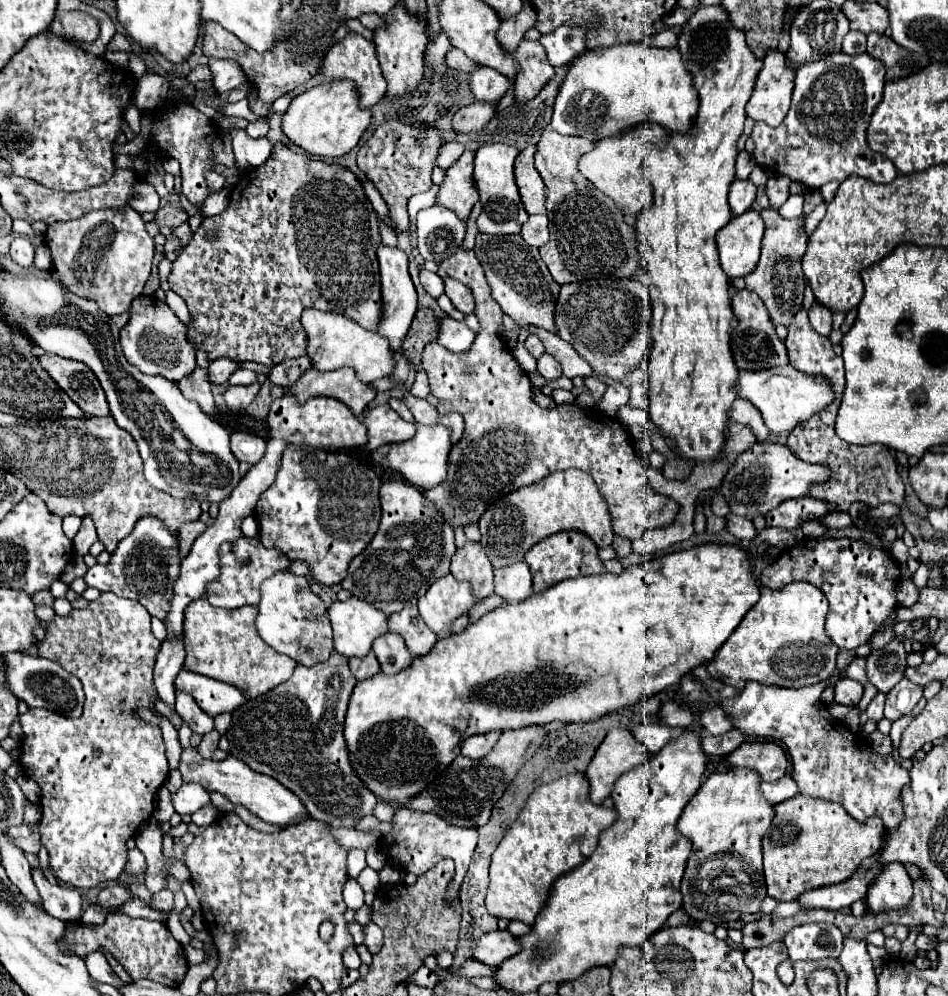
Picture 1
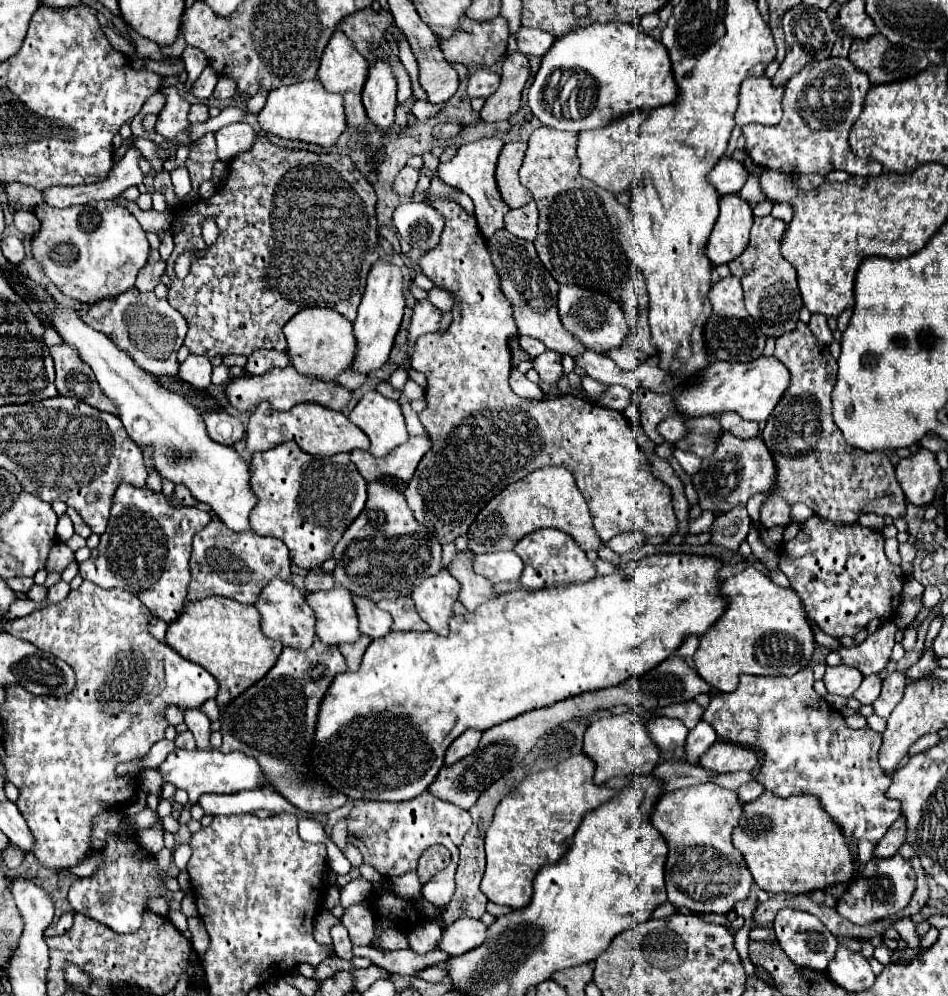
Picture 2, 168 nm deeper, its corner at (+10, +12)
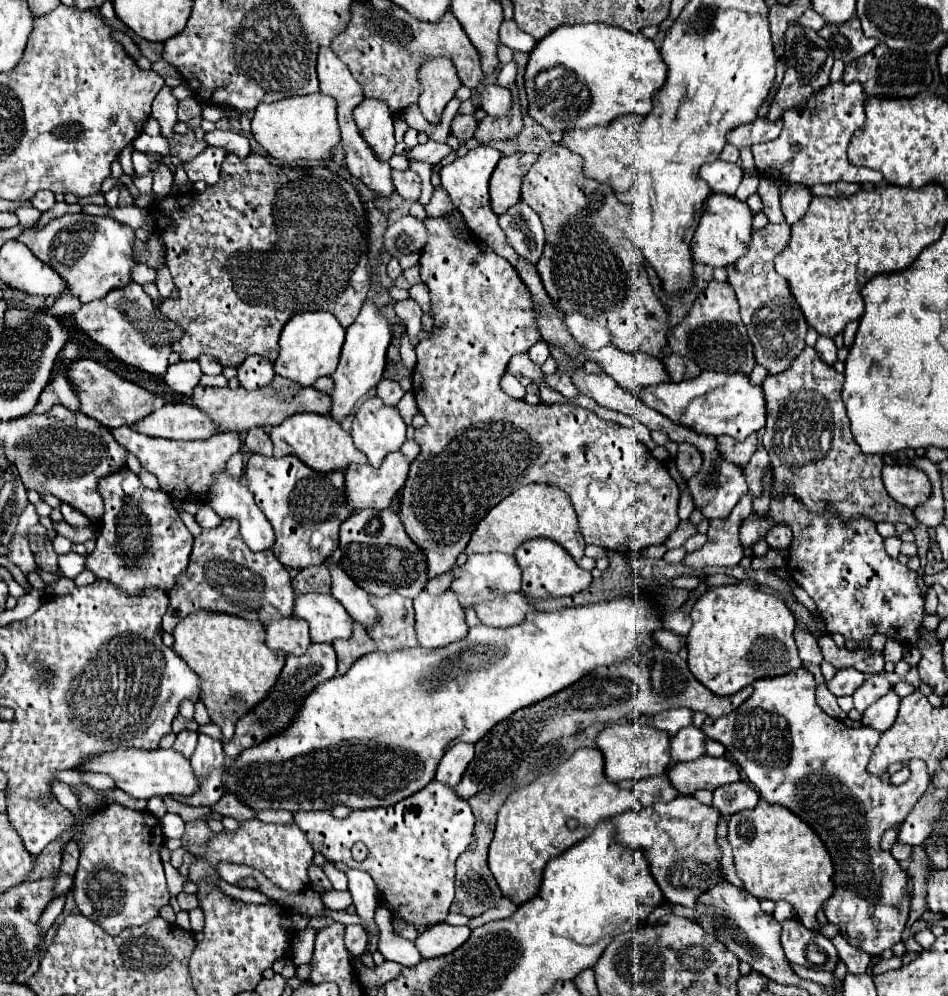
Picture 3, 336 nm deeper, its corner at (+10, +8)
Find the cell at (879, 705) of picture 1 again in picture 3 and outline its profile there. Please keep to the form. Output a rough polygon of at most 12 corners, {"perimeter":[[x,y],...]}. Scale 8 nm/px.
{"perimeter":[[880,675],[868,677],[852,695],[860,713],[890,691]]}

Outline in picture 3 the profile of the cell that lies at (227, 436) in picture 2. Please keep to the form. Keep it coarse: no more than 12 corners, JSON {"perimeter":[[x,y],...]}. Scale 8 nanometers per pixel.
{"perimeter":[[162,405],[130,425],[148,437],[208,439],[216,427],[190,405]]}

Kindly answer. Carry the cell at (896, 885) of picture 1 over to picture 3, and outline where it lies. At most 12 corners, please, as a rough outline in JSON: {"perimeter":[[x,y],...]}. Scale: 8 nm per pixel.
{"perimeter":[[802,667],[702,731],[824,841],[852,947],[902,941],[908,873],[880,837],[930,787],[866,765],[880,733]]}

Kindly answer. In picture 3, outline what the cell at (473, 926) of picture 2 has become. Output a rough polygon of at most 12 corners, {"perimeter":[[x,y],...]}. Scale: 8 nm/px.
{"perimeter":[[436,923],[414,943],[424,959],[460,947],[468,927]]}

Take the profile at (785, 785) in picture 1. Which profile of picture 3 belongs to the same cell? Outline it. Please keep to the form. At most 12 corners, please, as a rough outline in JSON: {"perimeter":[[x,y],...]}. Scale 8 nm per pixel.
{"perimeter":[[744,781],[714,791],[722,815],[754,809],[758,793]]}

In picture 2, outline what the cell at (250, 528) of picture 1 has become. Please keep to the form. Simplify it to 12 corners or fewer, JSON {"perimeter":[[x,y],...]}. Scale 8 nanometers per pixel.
{"perimeter":[[40,301],[92,367],[156,473],[232,531],[256,505],[248,467],[200,411],[74,307]]}

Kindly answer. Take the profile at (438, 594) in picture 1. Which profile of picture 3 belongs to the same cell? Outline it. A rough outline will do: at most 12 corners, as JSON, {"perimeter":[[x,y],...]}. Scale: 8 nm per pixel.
{"perimeter":[[452,591],[414,599],[420,647],[464,639],[468,625]]}

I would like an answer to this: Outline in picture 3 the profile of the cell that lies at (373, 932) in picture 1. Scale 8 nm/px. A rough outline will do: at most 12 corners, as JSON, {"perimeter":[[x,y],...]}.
{"perimeter":[[346,925],[346,949],[356,957],[366,951],[362,925]]}

